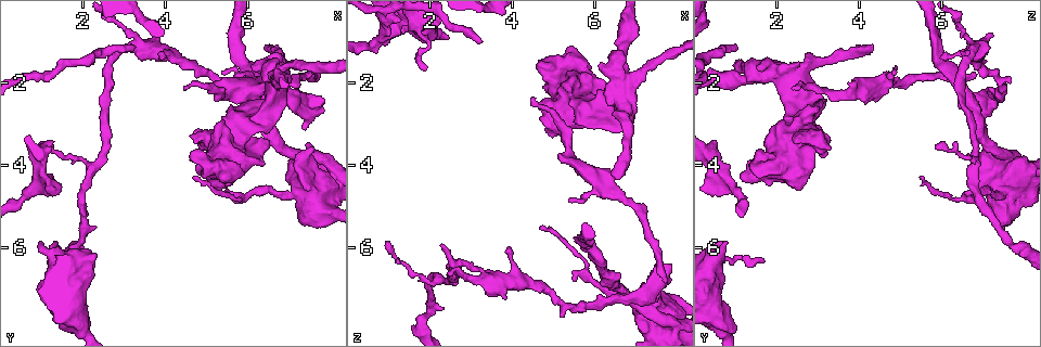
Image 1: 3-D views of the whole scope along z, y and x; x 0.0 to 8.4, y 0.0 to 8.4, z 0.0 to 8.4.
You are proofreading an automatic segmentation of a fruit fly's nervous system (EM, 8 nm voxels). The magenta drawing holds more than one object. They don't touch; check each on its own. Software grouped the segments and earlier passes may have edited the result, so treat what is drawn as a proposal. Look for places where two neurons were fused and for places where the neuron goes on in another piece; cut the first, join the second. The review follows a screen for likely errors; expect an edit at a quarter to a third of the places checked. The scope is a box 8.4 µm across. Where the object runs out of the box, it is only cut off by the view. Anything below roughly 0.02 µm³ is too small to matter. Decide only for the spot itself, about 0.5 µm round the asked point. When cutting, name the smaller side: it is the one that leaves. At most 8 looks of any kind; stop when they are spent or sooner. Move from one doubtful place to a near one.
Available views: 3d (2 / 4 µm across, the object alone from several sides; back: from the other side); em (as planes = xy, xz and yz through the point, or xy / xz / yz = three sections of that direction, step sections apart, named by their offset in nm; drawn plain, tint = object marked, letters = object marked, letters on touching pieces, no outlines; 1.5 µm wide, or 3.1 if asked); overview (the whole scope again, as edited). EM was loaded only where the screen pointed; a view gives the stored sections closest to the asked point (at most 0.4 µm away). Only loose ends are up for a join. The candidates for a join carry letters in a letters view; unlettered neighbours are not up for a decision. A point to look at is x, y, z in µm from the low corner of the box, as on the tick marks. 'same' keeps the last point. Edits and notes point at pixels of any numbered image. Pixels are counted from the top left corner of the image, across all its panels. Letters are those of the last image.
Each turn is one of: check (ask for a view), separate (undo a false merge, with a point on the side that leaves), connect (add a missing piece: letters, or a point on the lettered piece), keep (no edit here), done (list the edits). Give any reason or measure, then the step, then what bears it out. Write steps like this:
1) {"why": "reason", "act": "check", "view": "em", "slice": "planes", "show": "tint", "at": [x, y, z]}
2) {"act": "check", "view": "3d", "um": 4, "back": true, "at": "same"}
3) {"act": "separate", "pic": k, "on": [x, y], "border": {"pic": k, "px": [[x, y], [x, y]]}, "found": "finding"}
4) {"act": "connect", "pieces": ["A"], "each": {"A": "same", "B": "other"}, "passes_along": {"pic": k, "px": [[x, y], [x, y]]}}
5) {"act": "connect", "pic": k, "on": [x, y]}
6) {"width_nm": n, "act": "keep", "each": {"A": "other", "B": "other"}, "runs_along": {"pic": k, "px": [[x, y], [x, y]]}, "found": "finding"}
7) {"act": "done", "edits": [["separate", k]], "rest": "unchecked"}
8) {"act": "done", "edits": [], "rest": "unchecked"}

{"act": "check", "view": "em", "slice": "planes", "show": "letters", "at": [3.20, 1.10, 1.05]}

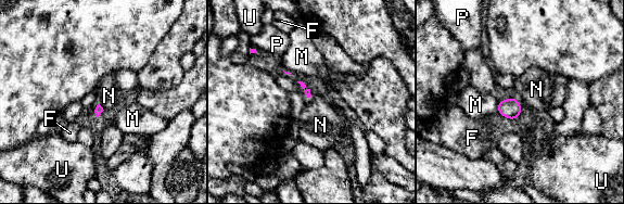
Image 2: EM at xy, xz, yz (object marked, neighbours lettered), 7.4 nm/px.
{"act": "connect", "pieces": ["N"], "each": {"F": "other", "M": "other", "N": "same", "P": "other", "U": "other"}, "passes_along": {"pic": 2, "px": [[510, 107], [519, 104], [536, 89]]}, "found": "it goes on there"}

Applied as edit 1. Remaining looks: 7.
{"act": "check", "view": "overview"}

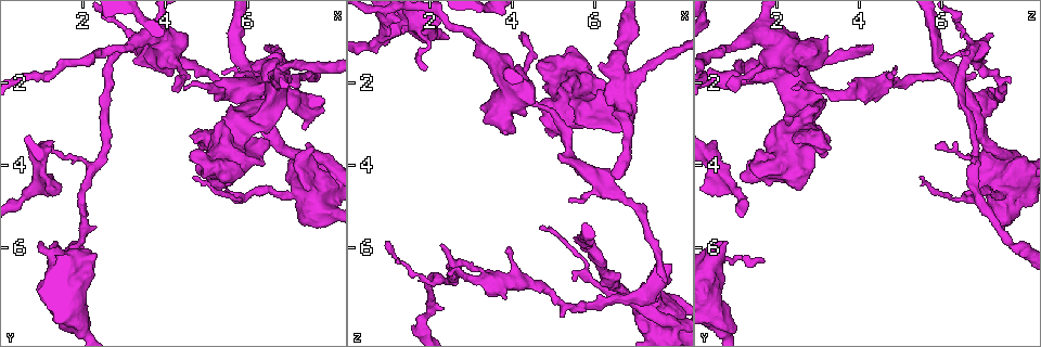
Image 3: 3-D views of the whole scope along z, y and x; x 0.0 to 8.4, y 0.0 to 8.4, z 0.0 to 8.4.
{"why": "free end", "act": "check", "view": "3d", "um": 4, "at": [6.50, 1.10, 4.30]}

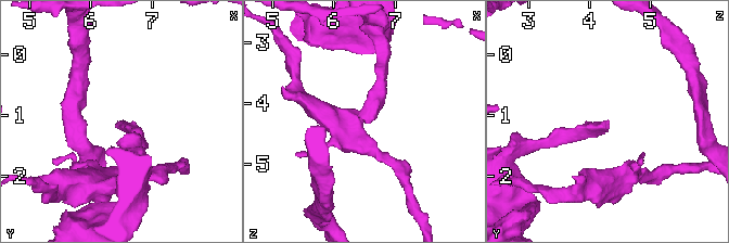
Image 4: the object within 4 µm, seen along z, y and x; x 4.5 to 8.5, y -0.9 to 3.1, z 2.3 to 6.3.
{"act": "check", "view": "em", "slice": "planes", "show": "letters", "at": [6.55, 1.10, 4.35]}

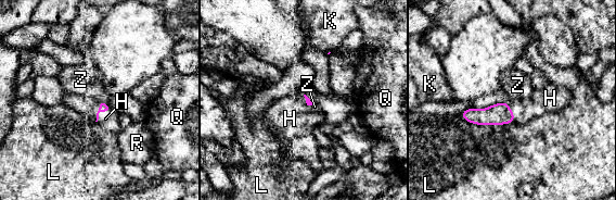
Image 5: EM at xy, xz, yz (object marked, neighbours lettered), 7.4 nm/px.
{"longest_contact_nm": ["L", 400], "act": "connect", "pieces": ["H"], "each": {"H": "same", "K": "other", "L": "other", "Q": "other", "R": "other", "Z": "other"}, "found": "it goes on there"}

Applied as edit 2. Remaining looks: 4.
{"act": "done", "edits": [["connect", 2], ["connect", 5]], "rest": "unchecked"}

